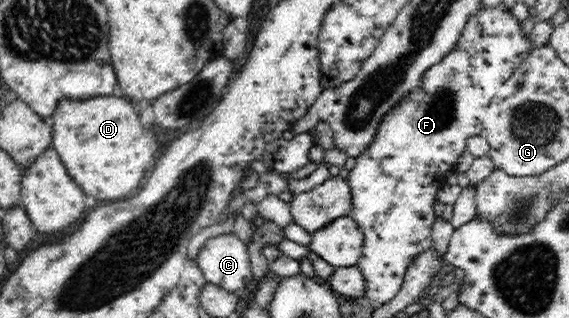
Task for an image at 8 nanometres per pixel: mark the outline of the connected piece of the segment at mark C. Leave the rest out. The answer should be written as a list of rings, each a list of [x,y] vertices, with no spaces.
[[[234,234],[207,239],[196,263],[209,283],[230,292],[240,290],[253,279],[253,265],[246,243]]]

